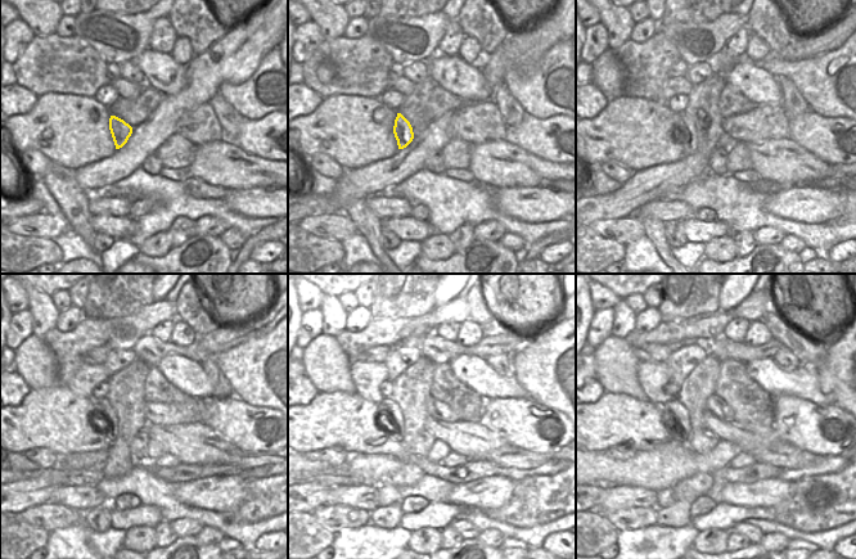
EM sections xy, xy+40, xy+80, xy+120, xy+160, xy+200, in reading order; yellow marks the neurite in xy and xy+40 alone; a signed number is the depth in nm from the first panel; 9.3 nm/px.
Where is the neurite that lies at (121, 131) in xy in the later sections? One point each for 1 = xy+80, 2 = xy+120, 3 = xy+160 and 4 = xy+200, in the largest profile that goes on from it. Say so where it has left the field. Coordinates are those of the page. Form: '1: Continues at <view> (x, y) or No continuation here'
1: Continues at xy+80 (689, 139)
2: Continues at xy+120 (108, 424)
3: Continues at xy+160 (390, 419)
4: Continues at xy+200 (676, 418).

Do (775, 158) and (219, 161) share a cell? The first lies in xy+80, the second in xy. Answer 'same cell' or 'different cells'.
same cell

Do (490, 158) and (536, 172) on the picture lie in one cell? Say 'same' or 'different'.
same

